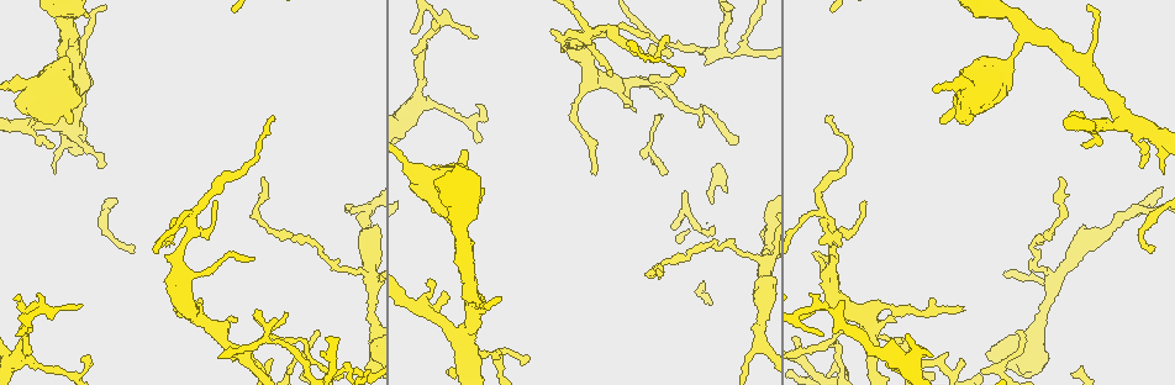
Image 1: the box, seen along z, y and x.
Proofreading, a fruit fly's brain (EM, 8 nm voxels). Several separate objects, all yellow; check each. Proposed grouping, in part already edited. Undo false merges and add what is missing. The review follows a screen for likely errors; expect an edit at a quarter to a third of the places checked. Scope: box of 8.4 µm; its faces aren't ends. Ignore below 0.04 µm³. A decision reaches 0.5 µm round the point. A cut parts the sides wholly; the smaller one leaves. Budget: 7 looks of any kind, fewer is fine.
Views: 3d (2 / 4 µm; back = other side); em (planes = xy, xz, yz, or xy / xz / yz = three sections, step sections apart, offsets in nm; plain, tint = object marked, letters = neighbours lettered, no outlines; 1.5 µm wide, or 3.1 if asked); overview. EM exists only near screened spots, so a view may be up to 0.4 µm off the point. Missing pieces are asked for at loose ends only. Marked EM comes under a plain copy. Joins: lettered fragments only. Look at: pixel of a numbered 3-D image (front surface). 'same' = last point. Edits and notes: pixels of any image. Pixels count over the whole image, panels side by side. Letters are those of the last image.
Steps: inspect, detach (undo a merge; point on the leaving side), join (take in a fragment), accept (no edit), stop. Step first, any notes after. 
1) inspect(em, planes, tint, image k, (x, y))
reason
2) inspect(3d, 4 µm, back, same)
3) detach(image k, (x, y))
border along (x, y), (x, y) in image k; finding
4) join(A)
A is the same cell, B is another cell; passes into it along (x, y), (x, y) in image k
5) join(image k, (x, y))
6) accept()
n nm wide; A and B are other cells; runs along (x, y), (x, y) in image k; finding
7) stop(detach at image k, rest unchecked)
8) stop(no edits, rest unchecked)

inspect(em, planes, letters, image 1, (357, 270))
thick turns thin

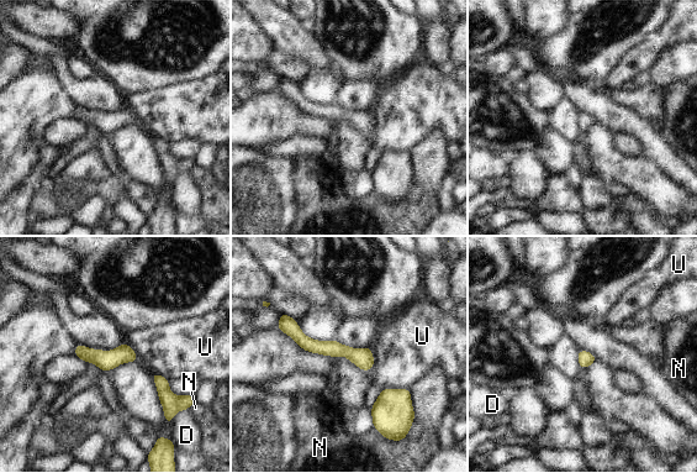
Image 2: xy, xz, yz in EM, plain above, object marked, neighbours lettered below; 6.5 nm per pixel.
accept()
100 nm wide; D, N and U are other cells; runs along (281, 326), (306, 343), (370, 363) in image 2; one neuron here

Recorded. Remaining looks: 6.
inspect(3d, 2 µm, image 1, (658, 269))
branch stops here

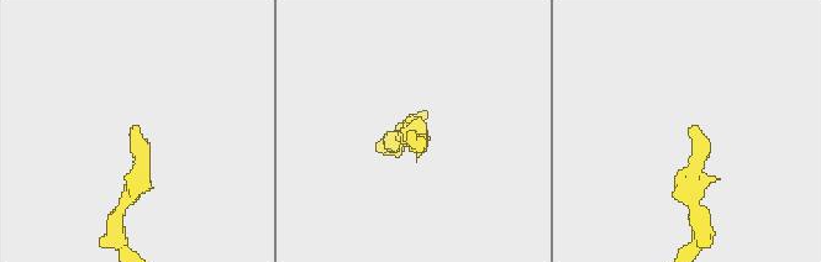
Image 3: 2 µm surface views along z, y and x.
inspect(em, planes, letters, image 3, (411, 138))

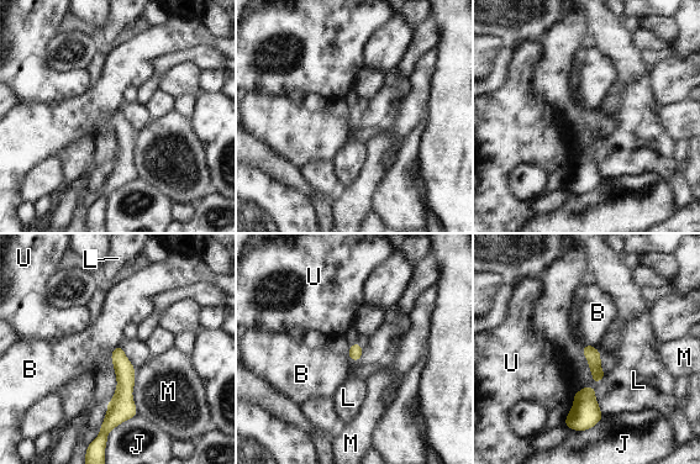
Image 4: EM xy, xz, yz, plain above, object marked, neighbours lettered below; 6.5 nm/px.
accept()
170 nm wide; B, J, L, M and U are other cells; runs along (119, 351), (122, 406), (99, 455) in image 4; no lettered fragment goes on from it

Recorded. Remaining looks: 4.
inspect(3d, 2 µm, image 1, (961, 308))
an open end

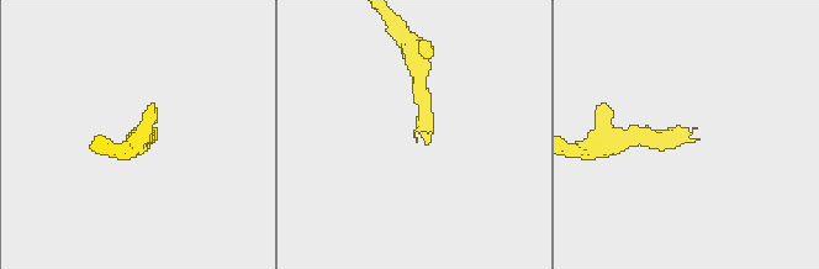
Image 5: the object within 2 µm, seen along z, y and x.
inspect(em, planes, letters, image 5, (694, 138))

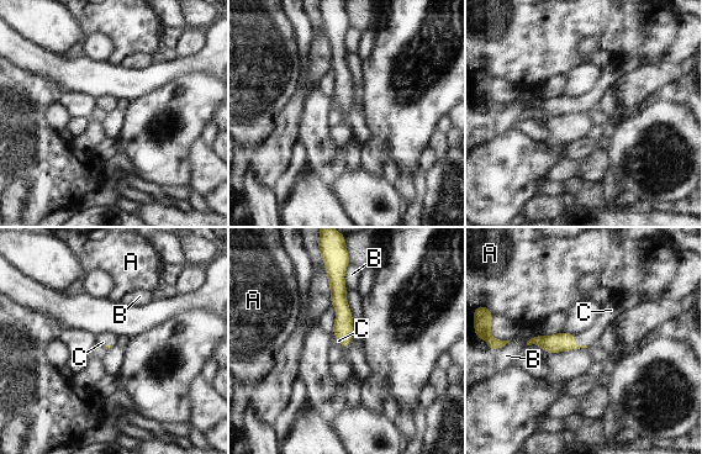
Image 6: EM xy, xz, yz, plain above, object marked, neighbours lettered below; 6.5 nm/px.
join(image 6, (591, 337))
C is the same cell, A and B are other cells; it goes on there

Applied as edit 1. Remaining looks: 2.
stop(join at image 6, rest unchecked)

